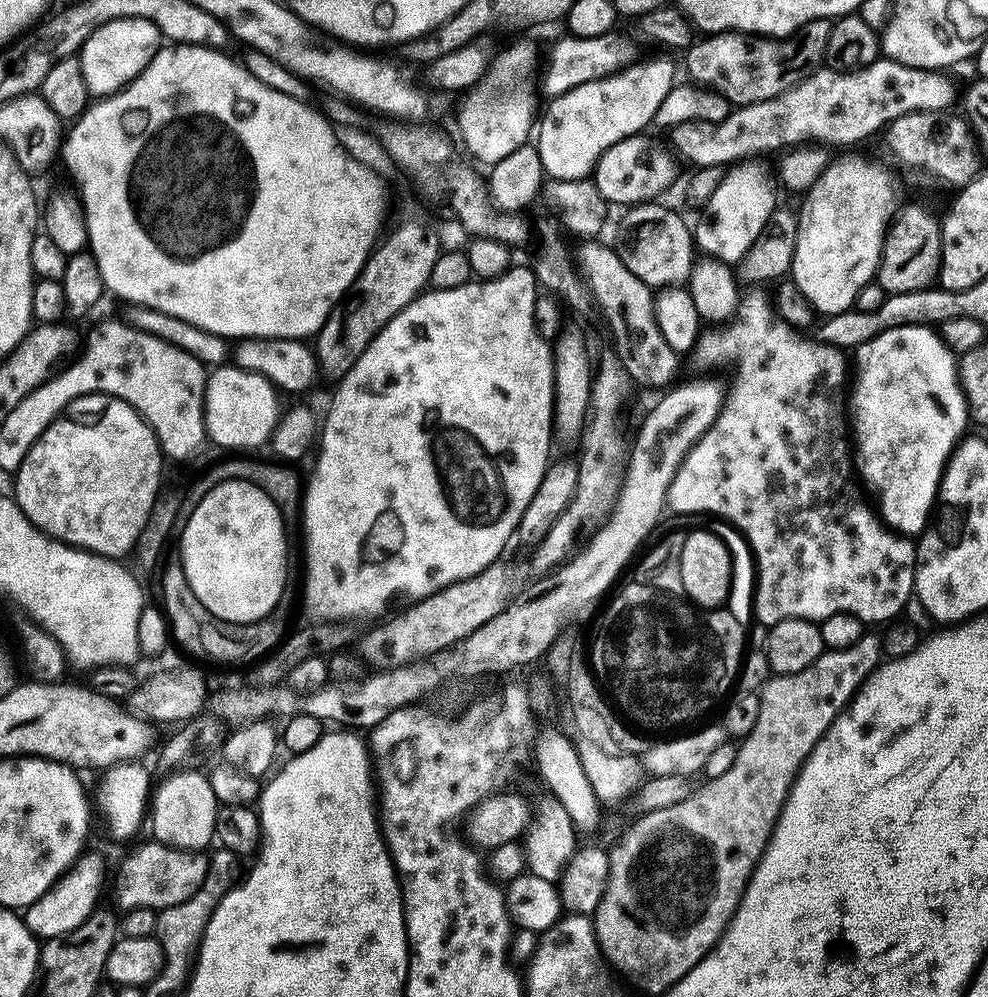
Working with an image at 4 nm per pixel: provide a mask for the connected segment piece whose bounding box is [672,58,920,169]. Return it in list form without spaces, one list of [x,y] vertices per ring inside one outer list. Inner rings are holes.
[[[877,58],[874,63],[866,64],[862,68],[857,68],[851,72],[838,72],[835,70],[817,70],[808,76],[805,80],[801,80],[800,83],[795,84],[792,88],[787,88],[781,96],[775,96],[769,100],[759,100],[756,104],[745,104],[743,106],[736,106],[729,111],[725,120],[721,120],[718,124],[711,124],[710,122],[702,122],[701,120],[695,120],[694,122],[686,122],[680,124],[673,129],[672,136],[674,136],[674,142],[681,154],[686,159],[690,160],[692,165],[697,169],[704,167],[718,167],[718,166],[730,166],[735,162],[742,160],[743,158],[754,158],[760,153],[758,152],[776,152],[781,150],[791,149],[793,146],[804,146],[809,142],[815,142],[820,146],[829,146],[828,144],[854,144],[858,140],[864,139],[866,136],[872,136],[876,131],[883,129],[889,122],[897,120],[899,116],[905,116],[908,112],[916,112],[916,104],[920,104],[920,68],[917,68],[914,72],[908,72],[910,68],[909,64],[900,64],[896,60],[889,60],[887,58]]]

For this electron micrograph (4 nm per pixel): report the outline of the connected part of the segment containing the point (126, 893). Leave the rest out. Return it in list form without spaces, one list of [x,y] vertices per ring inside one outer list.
[[[144,844],[124,864],[124,885],[120,888],[121,909],[169,908],[186,902],[208,877],[209,857],[200,850],[170,848],[166,844]]]

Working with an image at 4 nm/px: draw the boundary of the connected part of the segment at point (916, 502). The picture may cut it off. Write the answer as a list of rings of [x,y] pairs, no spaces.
[[[903,324],[897,328],[890,328],[885,332],[879,332],[873,340],[867,340],[865,344],[861,344],[859,348],[855,349],[854,356],[856,356],[856,364],[854,360],[854,383],[850,388],[850,416],[854,421],[854,456],[858,461],[859,475],[865,485],[868,483],[880,495],[878,512],[884,522],[890,528],[909,538],[919,537],[924,529],[929,527],[930,513],[938,500],[940,476],[944,473],[944,466],[948,463],[948,458],[952,455],[953,448],[956,447],[961,437],[965,435],[964,423],[969,423],[970,420],[968,405],[964,403],[964,393],[961,392],[958,383],[957,357],[952,349],[945,346],[943,340],[931,327],[922,324]]]

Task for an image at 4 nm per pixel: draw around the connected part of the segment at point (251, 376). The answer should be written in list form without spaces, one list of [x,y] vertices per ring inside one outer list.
[[[235,366],[213,367],[208,372],[208,384],[204,387],[204,427],[207,439],[224,448],[267,445],[282,412],[276,395],[277,389],[262,374]]]

